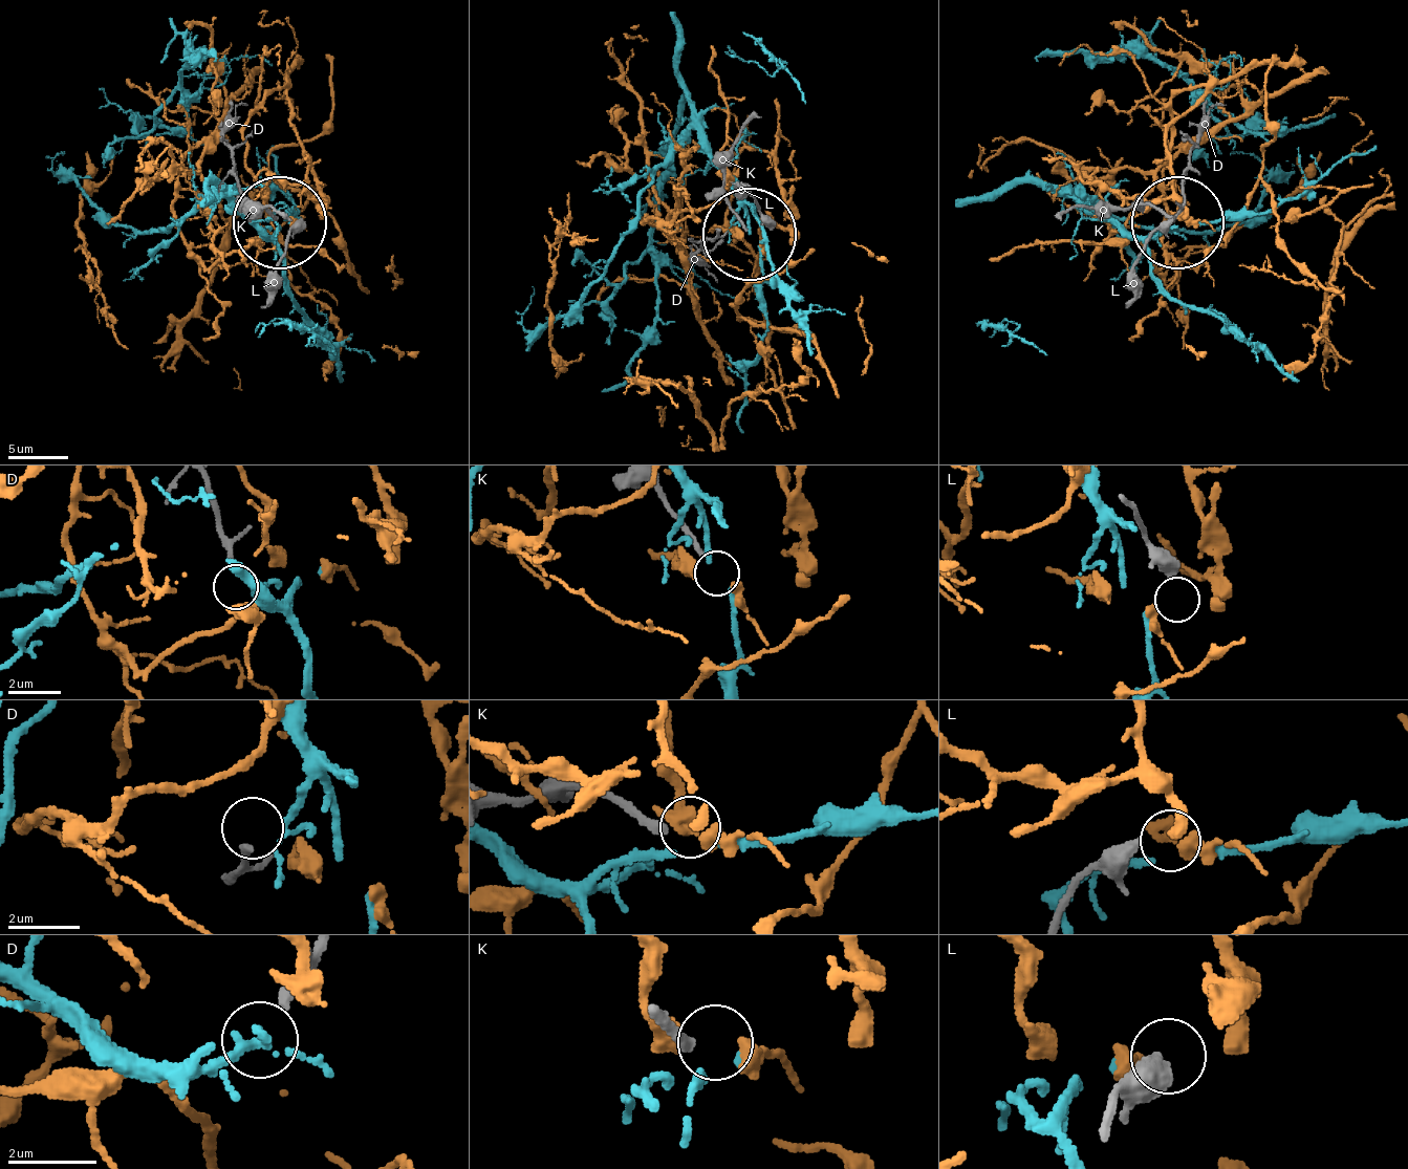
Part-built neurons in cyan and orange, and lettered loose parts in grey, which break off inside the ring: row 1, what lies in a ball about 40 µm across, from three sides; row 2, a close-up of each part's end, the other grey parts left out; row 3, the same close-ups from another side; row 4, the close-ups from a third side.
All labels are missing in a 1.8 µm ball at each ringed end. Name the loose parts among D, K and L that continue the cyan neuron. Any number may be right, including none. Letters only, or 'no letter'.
D

